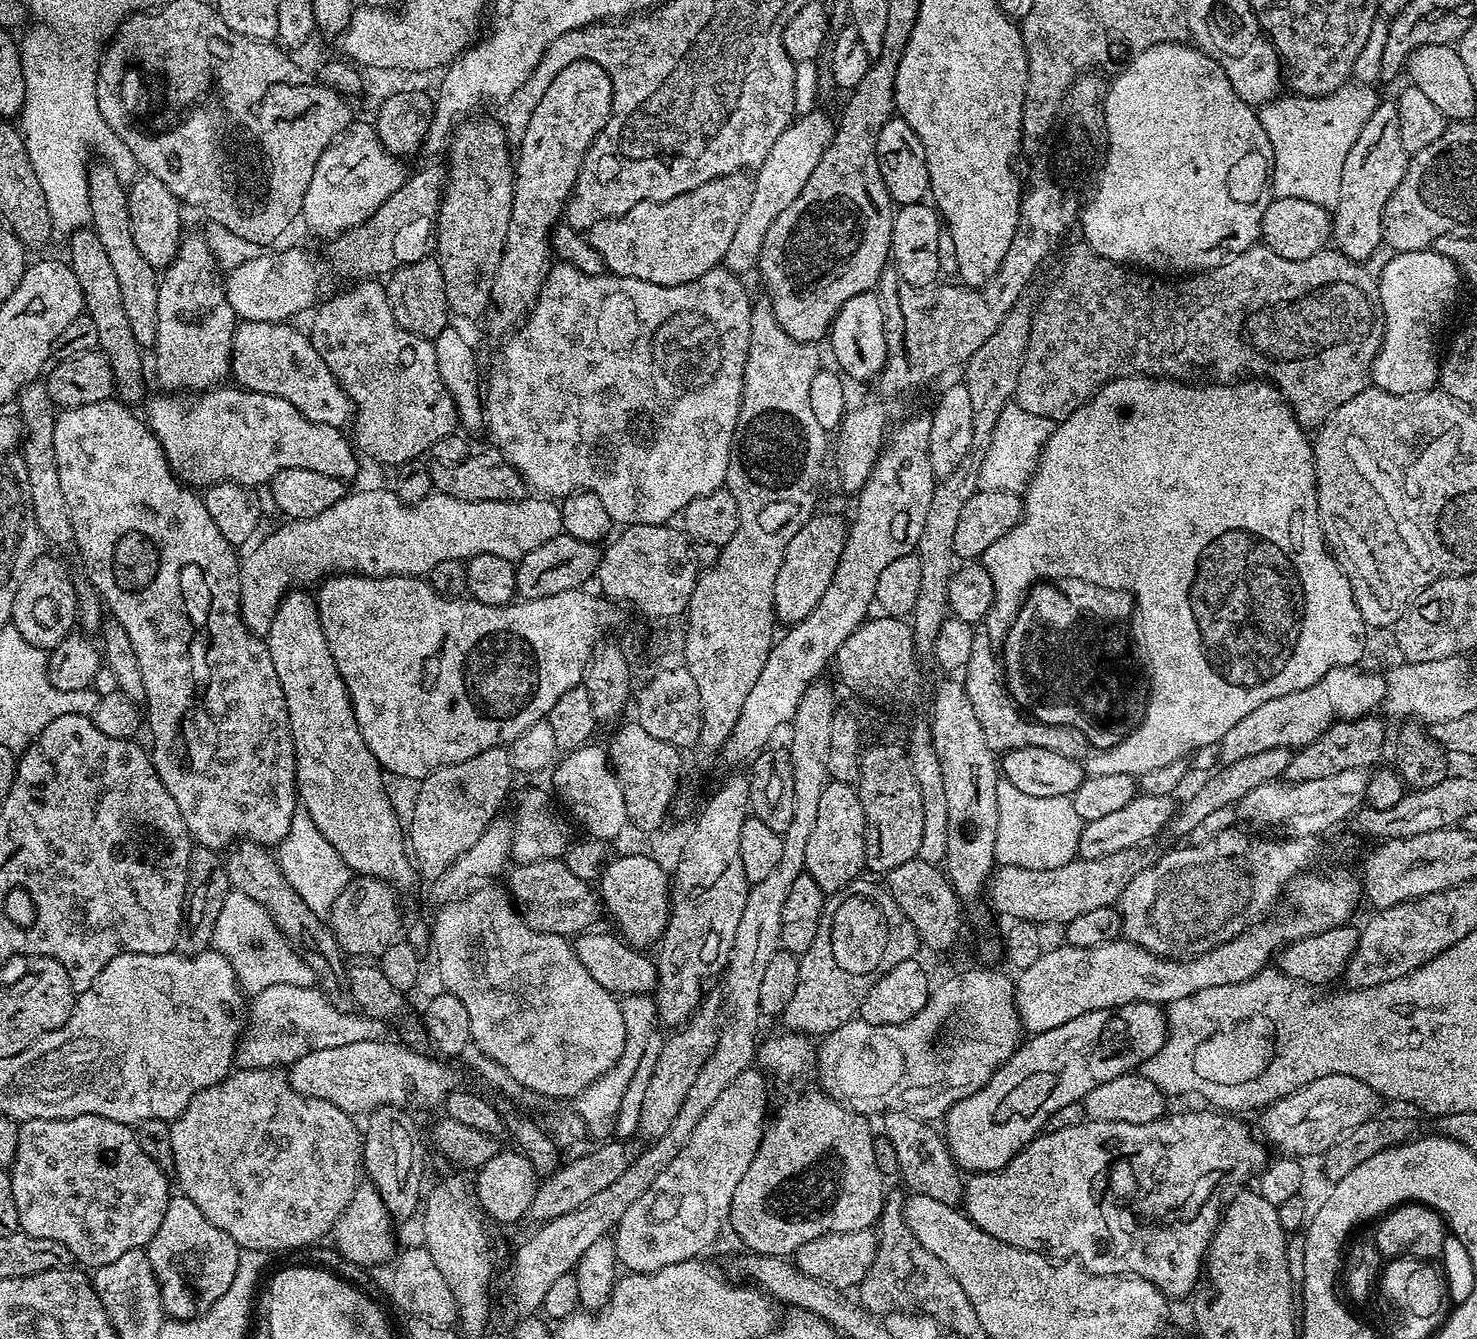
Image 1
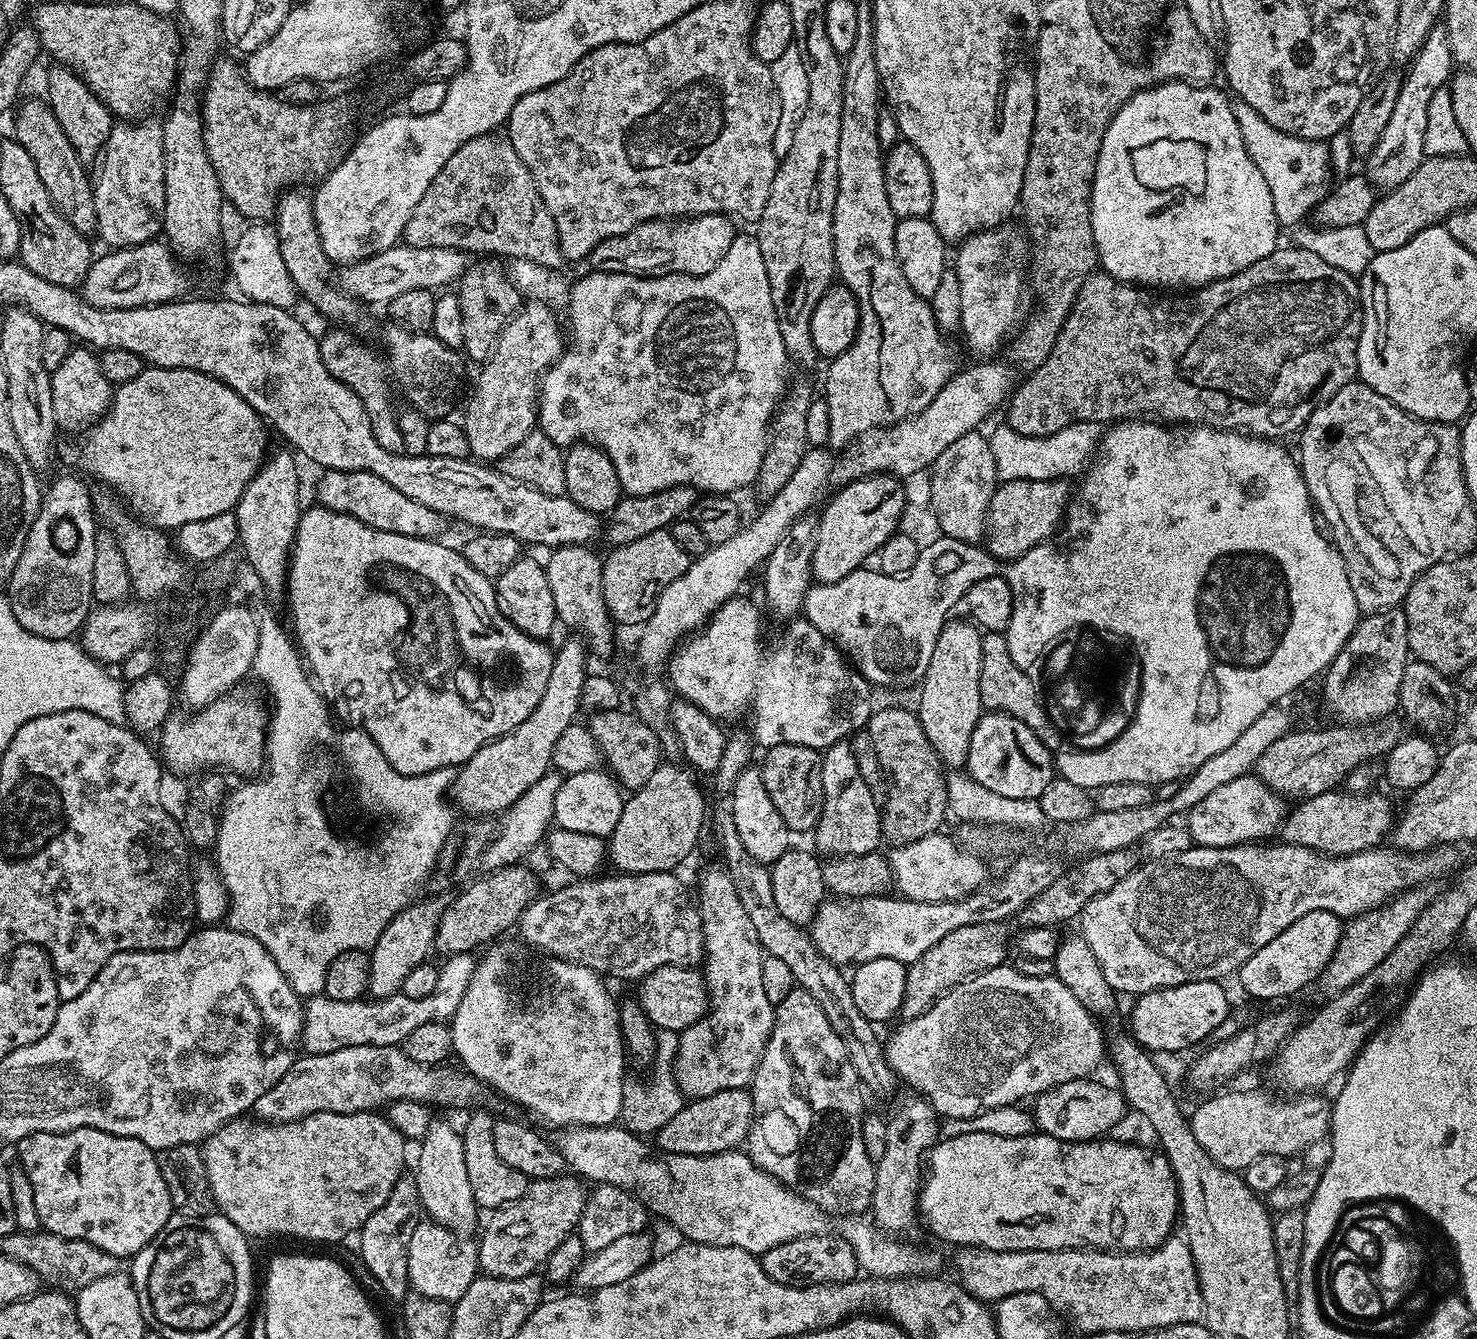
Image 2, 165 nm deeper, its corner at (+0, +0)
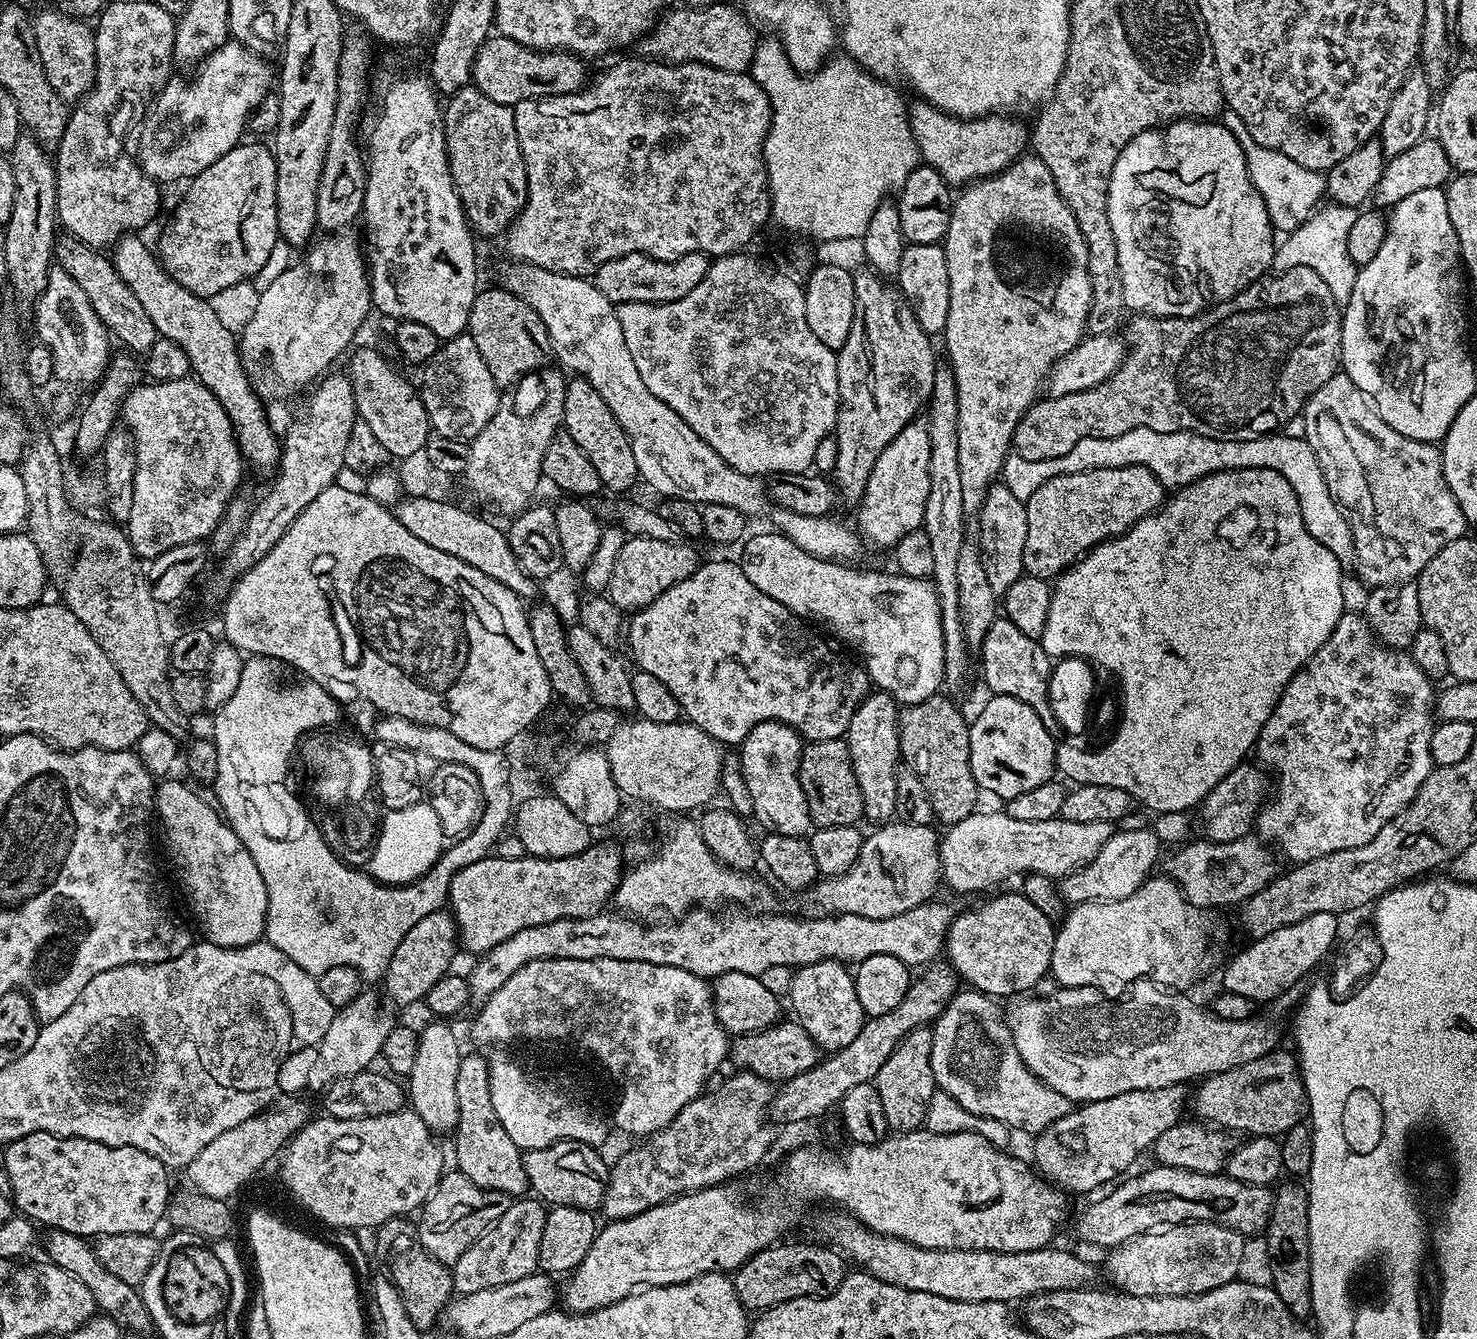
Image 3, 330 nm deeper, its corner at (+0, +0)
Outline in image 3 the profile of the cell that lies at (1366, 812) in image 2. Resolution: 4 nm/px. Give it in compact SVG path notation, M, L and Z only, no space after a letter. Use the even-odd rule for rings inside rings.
M1249 834L1234 842L1221 844L1207 838L1200 838L1197 844L1192 843L1177 847L1177 852L1163 861L1162 868L1169 880L1176 881L1185 898L1199 908L1225 910L1231 904L1239 906L1258 894L1258 890L1262 890L1278 874L1273 849L1255 835Z

